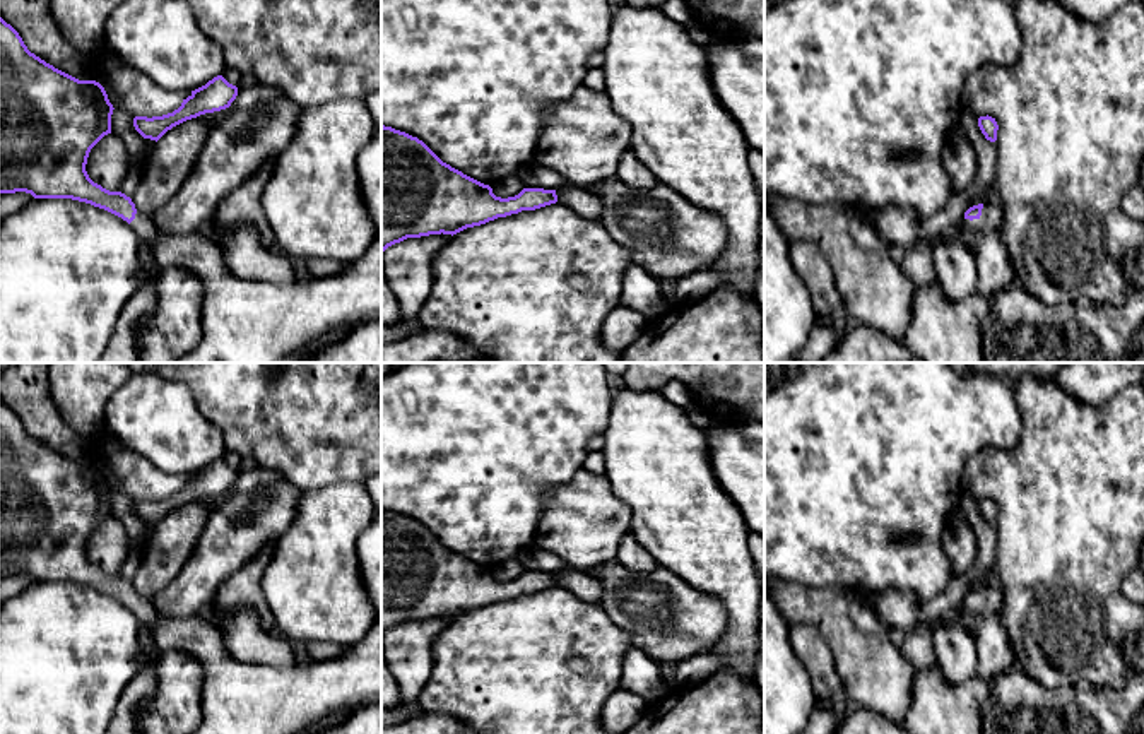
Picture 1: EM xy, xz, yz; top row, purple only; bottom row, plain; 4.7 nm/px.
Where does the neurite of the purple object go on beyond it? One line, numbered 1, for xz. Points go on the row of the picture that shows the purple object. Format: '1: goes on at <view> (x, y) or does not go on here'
1: does not go on here

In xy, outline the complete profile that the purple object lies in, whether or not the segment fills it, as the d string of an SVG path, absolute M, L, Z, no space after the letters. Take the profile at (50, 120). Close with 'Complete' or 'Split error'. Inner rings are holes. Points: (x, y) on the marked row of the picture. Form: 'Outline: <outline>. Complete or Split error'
Outline: M0 17L0 193L26 192L34 198L72 198L104 209L127 221L140 241L150 248L156 267L181 265L192 270L205 287L202 301L200 344L173 363L279 363L284 356L304 347L332 330L352 329L366 320L381 318L381 233L371 246L345 269L325 277L301 272L291 282L263 282L233 275L221 246L200 233L161 233L150 216L135 209L130 197L109 192L94 183L87 171L91 149L111 133L113 104L96 80L79 80L46 63L27 50L19 33Z. Split error

